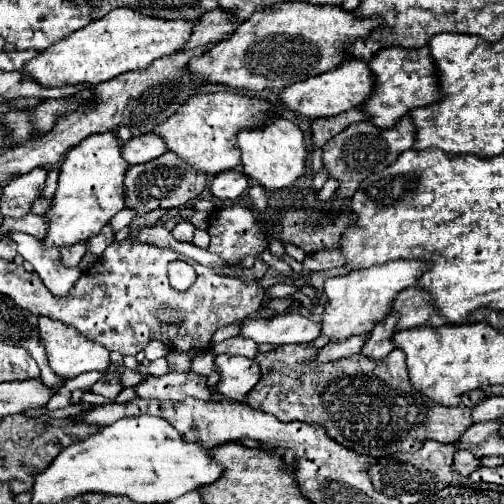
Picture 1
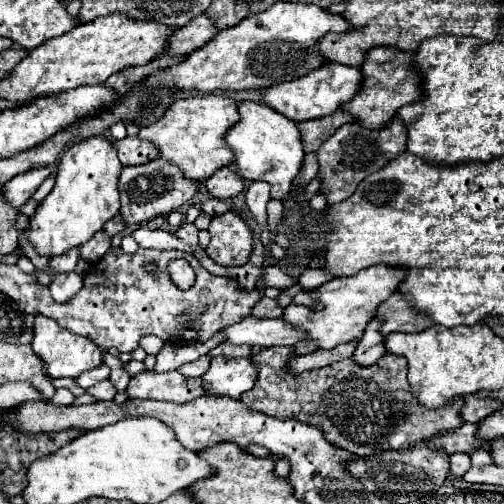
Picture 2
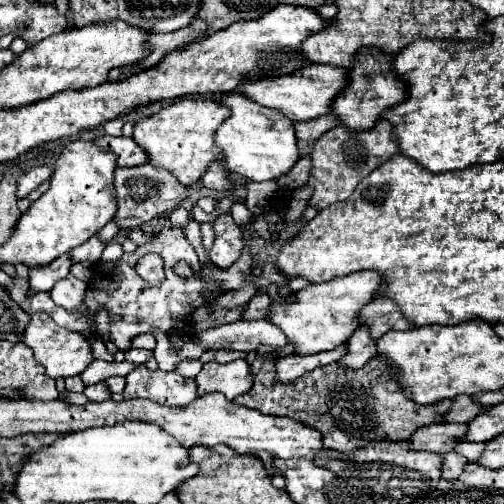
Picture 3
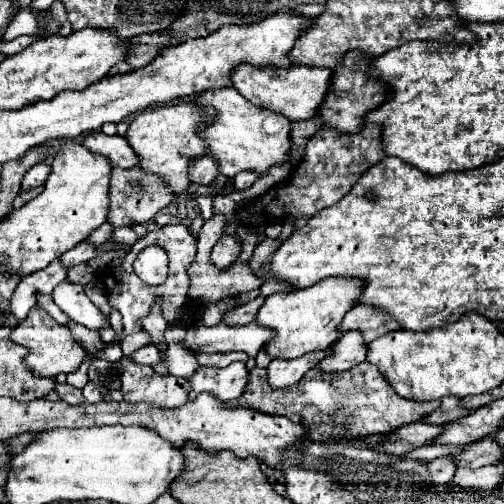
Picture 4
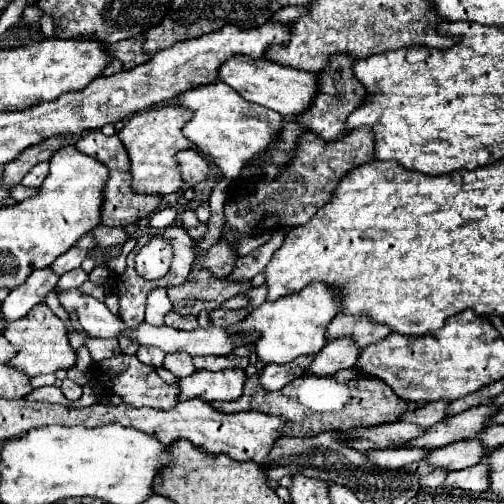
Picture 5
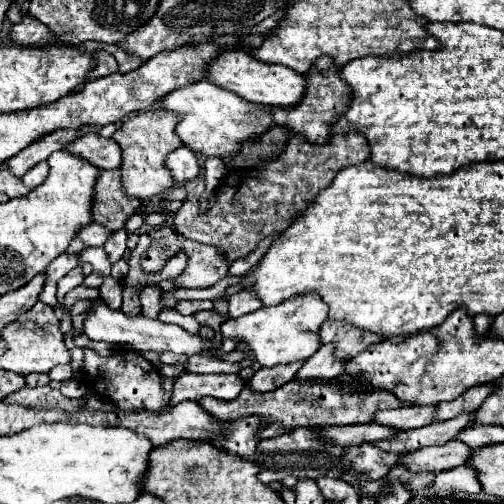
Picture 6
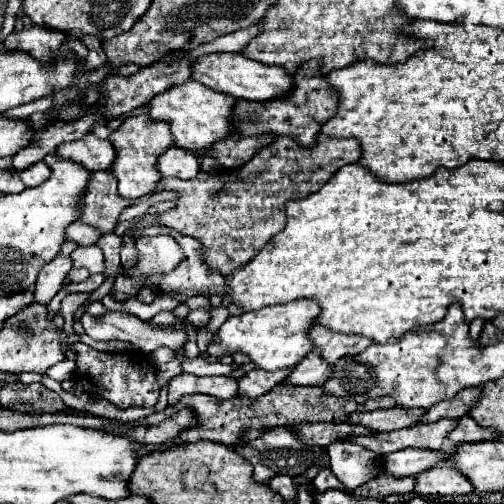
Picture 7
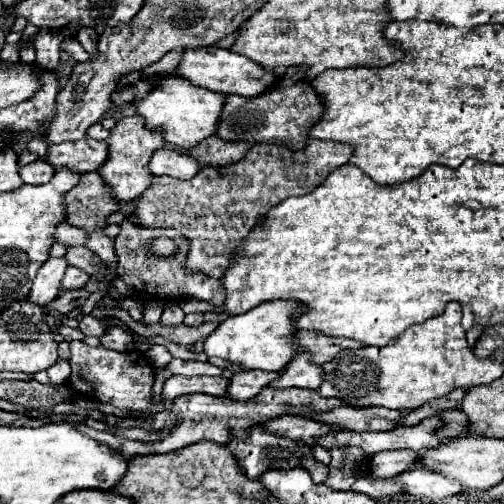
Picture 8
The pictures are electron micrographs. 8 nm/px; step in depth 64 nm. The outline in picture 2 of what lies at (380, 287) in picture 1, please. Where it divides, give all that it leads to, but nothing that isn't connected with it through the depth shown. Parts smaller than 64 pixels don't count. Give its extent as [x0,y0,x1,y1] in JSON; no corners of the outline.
[282,264,400,350]

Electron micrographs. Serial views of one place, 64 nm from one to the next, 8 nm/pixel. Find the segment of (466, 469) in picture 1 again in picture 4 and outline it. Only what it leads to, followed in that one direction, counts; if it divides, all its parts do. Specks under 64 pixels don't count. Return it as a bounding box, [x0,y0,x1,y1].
[428,456,456,484]

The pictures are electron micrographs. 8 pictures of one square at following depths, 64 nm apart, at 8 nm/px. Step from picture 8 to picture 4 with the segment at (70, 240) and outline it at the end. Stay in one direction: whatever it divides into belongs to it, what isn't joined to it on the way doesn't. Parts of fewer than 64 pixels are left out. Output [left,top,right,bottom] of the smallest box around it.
[110,228,138,246]

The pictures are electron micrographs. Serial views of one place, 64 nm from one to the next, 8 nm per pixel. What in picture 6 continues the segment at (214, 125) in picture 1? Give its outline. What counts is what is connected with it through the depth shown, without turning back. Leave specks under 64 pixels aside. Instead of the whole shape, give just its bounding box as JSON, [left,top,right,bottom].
[112,110,182,198]

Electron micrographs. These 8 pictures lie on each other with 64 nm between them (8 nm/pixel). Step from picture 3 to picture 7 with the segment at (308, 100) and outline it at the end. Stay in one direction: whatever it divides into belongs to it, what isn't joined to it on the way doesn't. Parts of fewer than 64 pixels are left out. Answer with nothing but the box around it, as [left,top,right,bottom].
[190,52,292,102]

